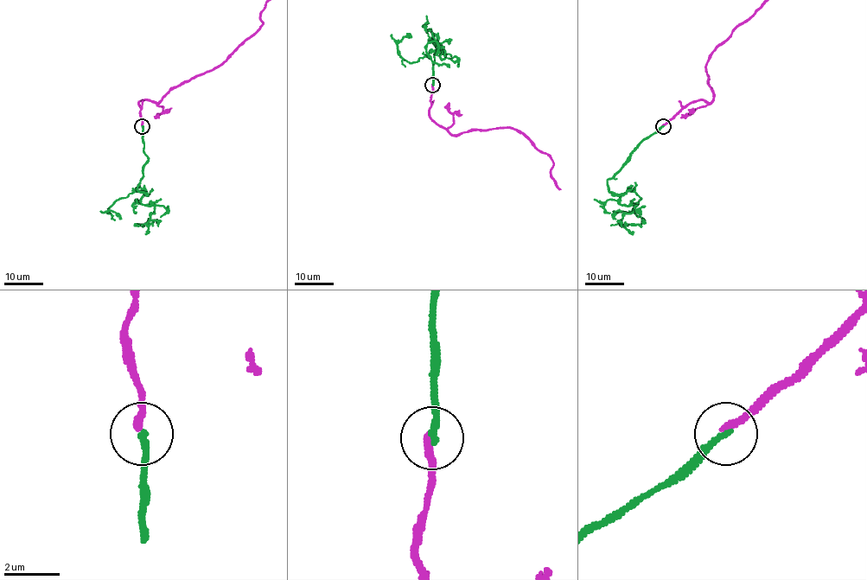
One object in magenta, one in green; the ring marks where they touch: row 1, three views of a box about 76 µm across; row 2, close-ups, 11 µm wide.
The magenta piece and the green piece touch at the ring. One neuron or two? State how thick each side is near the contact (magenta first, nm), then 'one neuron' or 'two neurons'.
280/240 nm | two neurons

